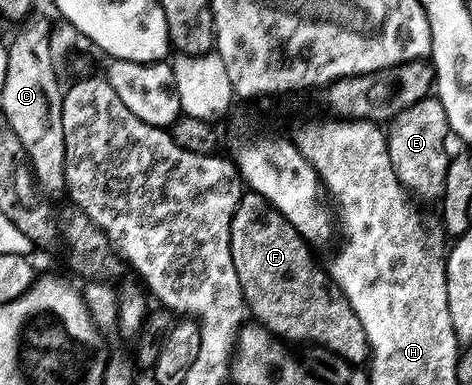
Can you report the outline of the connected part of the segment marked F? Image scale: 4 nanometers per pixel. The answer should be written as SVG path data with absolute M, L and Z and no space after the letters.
M246 191L238 200L230 224L230 250L232 263L236 267L236 279L240 279L242 297L246 300L249 316L257 324L269 329L279 339L287 342L306 341L307 346L326 348L328 352L334 352L351 363L367 360L368 346L364 327L360 327L356 311L352 311L346 296L330 280L327 270L323 266L321 269L314 265L311 246L296 231L296 227L292 227L290 220L273 205L269 205L260 194Z

